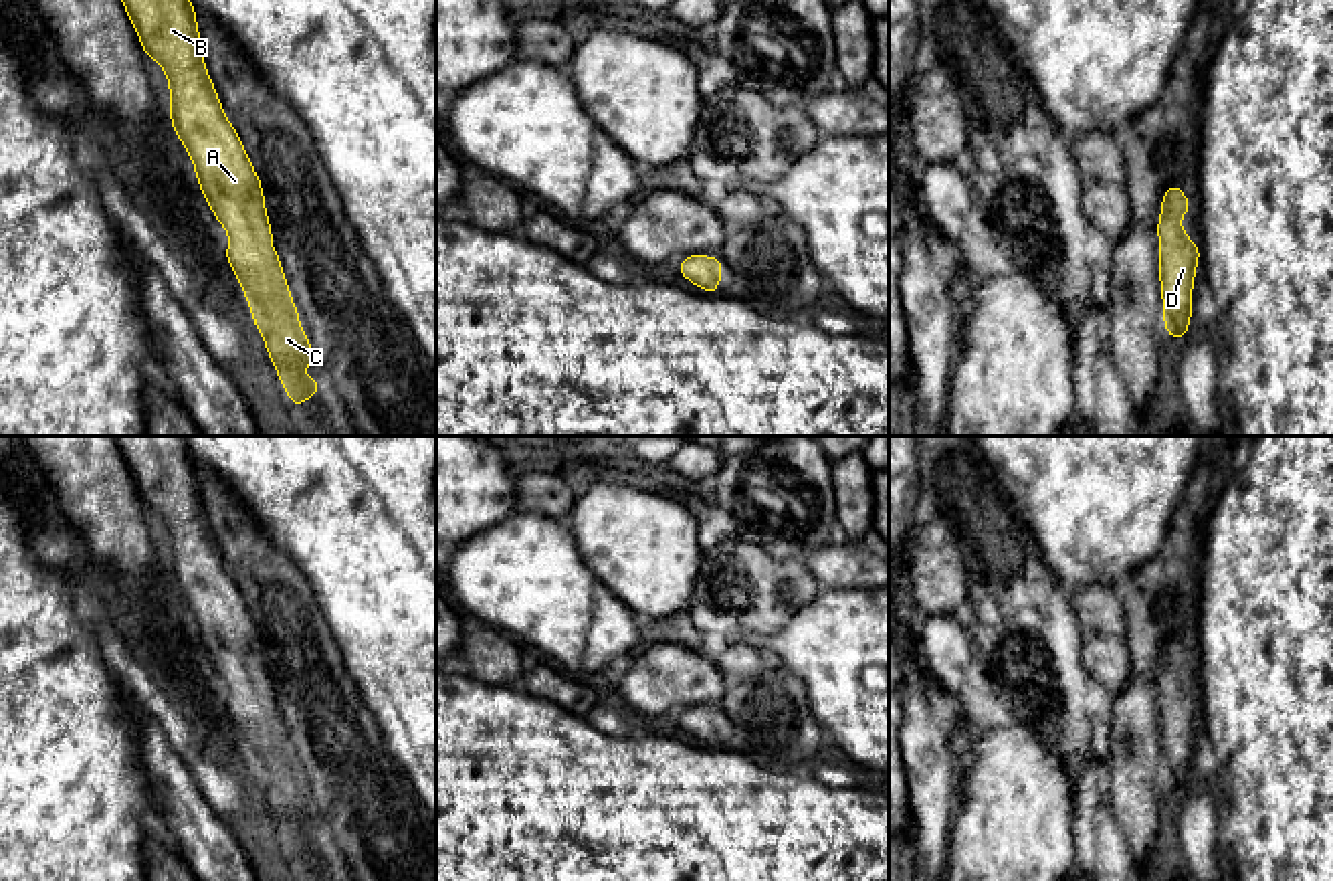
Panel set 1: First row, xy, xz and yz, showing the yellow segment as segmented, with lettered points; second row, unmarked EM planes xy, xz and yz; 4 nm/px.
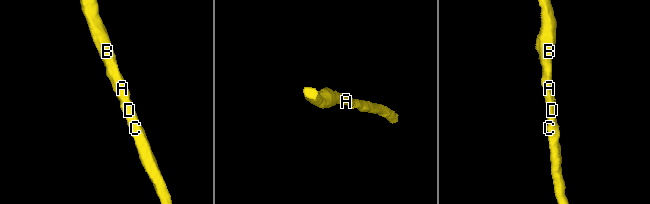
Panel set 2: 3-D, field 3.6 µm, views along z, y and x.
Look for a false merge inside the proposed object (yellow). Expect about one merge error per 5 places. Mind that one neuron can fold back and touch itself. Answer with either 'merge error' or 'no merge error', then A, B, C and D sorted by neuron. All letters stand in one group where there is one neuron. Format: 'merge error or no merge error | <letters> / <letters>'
no merge error | A B C D

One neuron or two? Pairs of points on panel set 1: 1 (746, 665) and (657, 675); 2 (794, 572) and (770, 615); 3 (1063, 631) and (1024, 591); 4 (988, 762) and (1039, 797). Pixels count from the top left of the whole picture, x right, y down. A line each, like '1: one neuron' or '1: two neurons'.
1: one neuron
2: one neuron
3: one neuron
4: one neuron

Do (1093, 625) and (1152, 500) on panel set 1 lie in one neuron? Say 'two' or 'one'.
two

